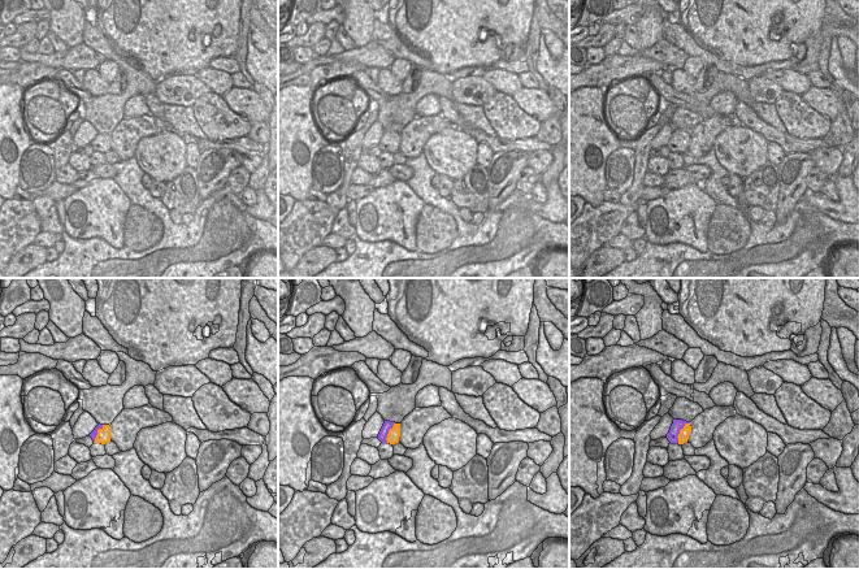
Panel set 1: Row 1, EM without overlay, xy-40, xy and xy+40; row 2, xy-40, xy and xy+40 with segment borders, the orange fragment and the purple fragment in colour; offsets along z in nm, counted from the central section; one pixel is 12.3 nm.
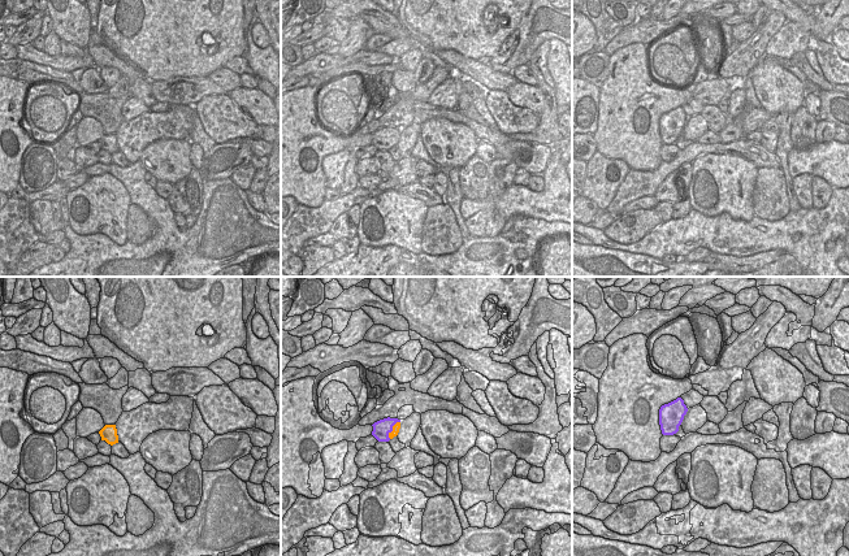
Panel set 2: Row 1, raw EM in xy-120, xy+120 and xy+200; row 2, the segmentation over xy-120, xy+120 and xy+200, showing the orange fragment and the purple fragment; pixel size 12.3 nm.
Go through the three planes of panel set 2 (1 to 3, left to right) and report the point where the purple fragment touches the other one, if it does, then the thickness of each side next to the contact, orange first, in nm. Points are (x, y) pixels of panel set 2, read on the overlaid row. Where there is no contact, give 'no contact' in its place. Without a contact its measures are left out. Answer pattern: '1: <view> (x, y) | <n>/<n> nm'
1: no contact
2: xy+120 (393, 429) | 100/220 nm
3: no contact

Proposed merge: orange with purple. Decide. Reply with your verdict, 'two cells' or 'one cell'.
two cells

